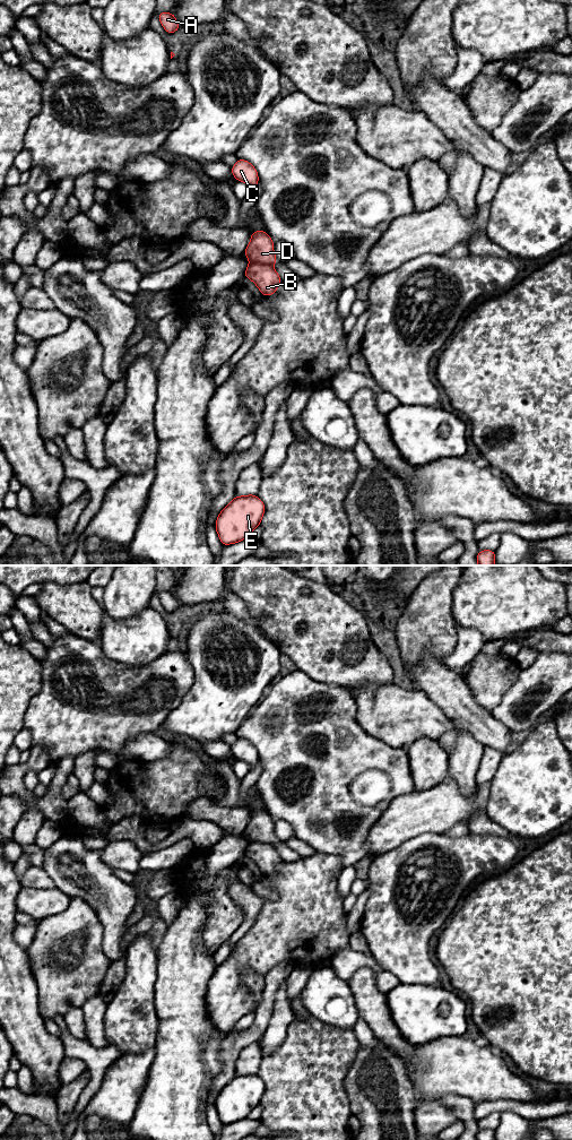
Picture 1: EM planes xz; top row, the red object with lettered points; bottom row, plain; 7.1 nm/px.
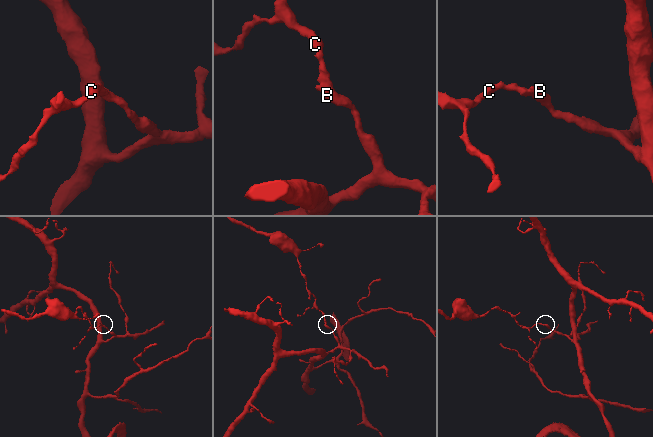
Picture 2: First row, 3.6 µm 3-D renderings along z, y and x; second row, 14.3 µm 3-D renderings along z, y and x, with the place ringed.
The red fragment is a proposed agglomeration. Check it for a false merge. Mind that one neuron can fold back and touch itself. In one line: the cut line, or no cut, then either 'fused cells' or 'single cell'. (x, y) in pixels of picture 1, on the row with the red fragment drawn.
cut xz (251, 261), (270, 265); fused cells

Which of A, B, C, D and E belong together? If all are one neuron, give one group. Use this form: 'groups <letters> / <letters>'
groups A C D / B E

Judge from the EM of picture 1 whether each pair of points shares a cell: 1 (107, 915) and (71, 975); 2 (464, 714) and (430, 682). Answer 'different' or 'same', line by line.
1: different
2: same

